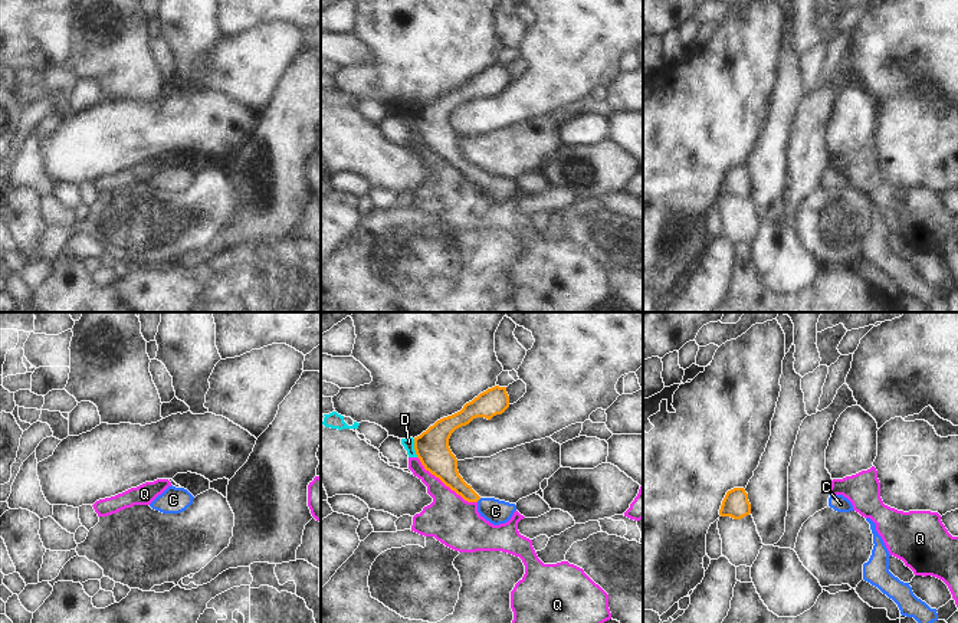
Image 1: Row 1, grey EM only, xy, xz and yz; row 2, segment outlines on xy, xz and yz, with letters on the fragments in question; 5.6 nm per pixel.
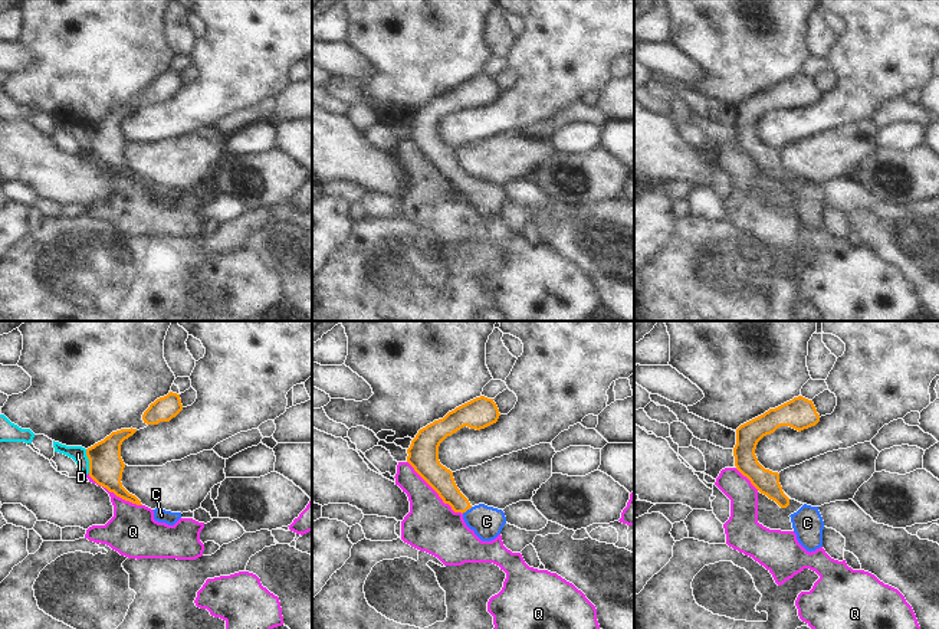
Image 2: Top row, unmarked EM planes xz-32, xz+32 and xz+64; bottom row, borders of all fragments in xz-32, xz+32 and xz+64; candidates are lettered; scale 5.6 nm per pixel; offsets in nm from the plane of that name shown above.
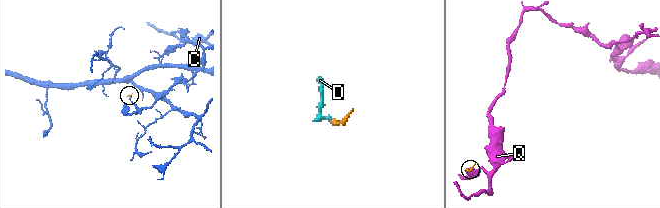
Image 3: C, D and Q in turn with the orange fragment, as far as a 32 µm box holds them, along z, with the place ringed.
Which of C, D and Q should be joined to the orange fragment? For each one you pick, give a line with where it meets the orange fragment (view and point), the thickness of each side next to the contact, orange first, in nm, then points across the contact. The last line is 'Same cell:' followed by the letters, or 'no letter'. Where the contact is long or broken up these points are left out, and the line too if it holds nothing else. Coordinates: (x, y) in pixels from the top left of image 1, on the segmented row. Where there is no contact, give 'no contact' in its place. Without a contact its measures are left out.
C: meets orange in xz at (478, 499); 130 nm thick on the orange side, 140 nm on the other; runs through xz (446, 468), (448, 474), (478, 499), (495, 511)
Same cell: C

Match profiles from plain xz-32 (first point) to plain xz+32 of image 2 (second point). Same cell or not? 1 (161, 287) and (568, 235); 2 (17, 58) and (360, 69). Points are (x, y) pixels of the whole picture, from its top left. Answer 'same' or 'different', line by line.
1: different
2: same

